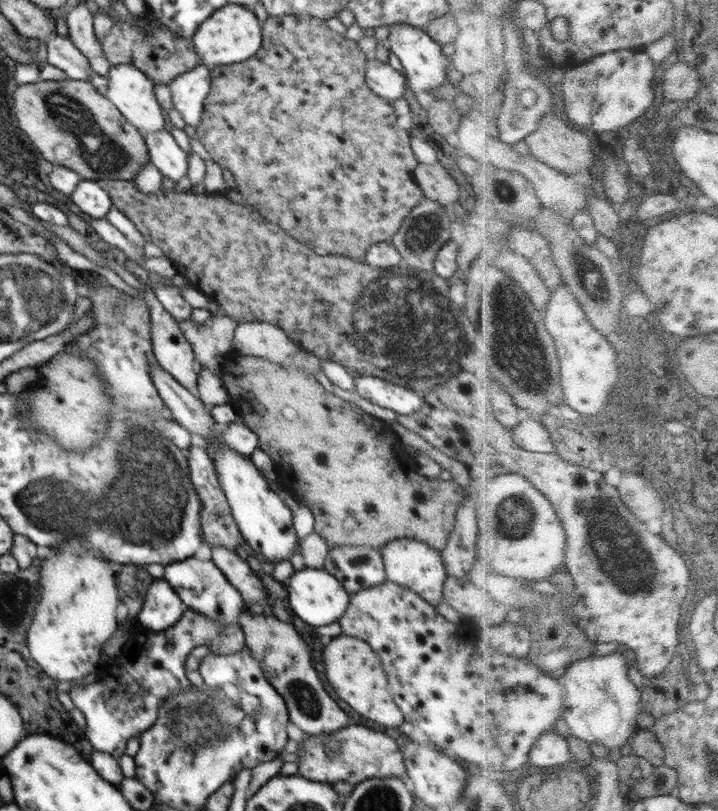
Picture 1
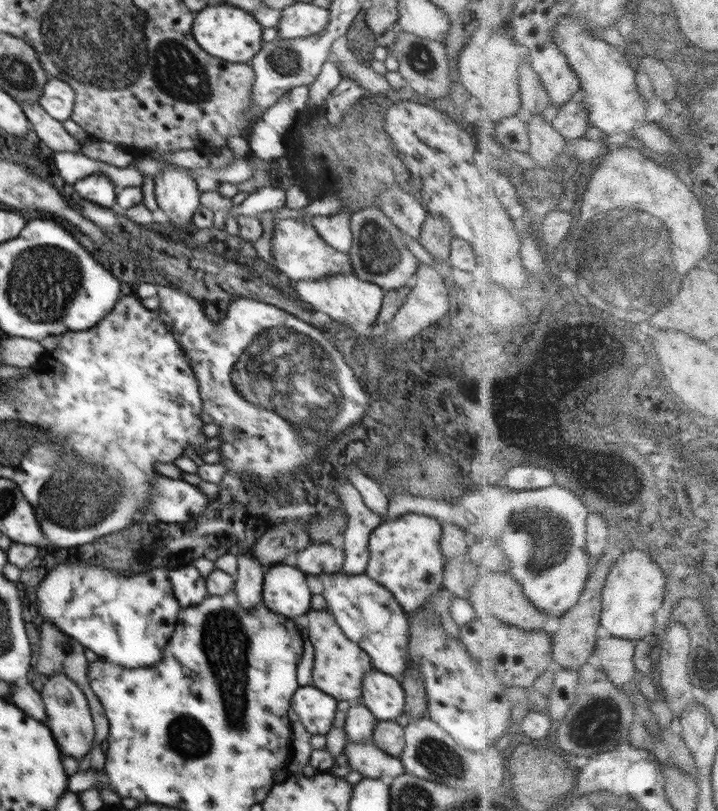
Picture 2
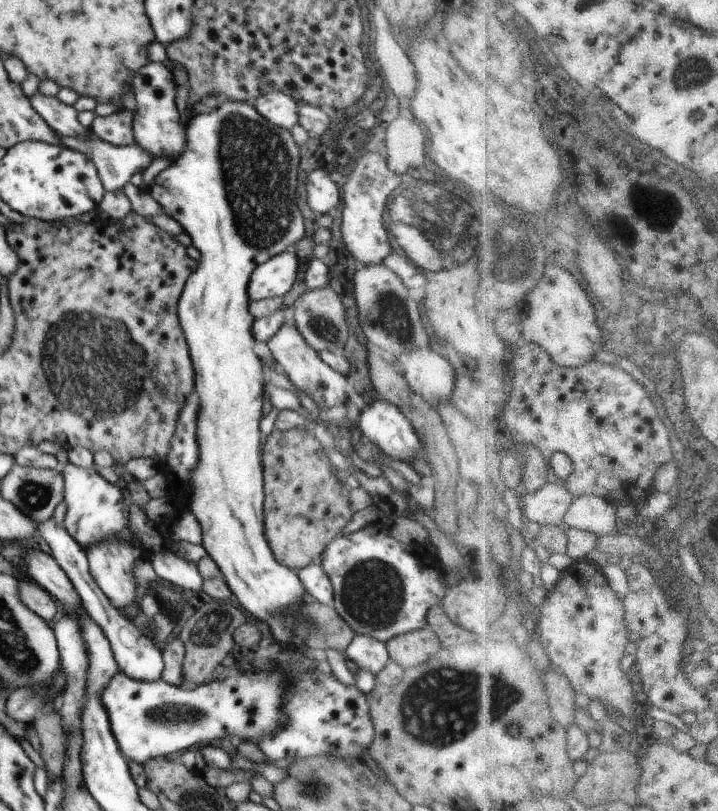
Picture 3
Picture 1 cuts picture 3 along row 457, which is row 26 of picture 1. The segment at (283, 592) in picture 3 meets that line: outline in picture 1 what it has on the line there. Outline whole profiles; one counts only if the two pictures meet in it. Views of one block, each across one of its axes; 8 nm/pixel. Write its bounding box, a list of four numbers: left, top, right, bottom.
[190,5,262,67]

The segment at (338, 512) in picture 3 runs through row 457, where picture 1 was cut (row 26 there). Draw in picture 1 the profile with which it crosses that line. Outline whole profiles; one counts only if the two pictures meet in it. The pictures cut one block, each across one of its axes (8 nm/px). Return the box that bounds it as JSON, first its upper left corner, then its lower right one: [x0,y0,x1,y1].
[196,15,424,246]

